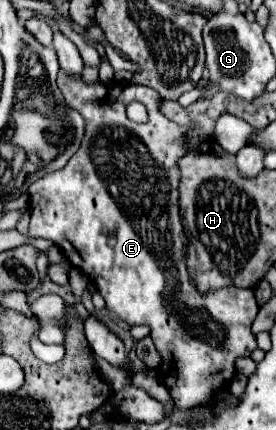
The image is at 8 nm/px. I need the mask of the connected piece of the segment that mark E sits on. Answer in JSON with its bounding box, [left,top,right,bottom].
[29,72,259,410]

